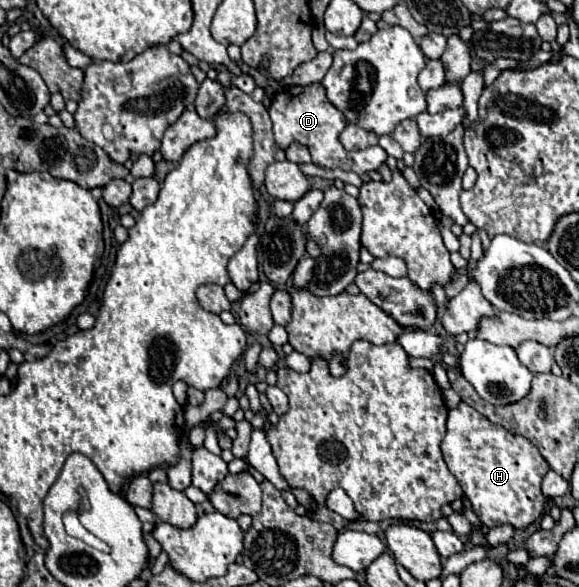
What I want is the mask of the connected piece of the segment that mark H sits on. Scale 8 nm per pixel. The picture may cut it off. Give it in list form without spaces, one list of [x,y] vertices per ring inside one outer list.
[[[462,401],[456,409],[448,411],[442,455],[482,525],[510,523],[516,529],[524,529],[542,517],[548,499],[542,495],[540,483],[550,467],[528,439],[490,423]]]

